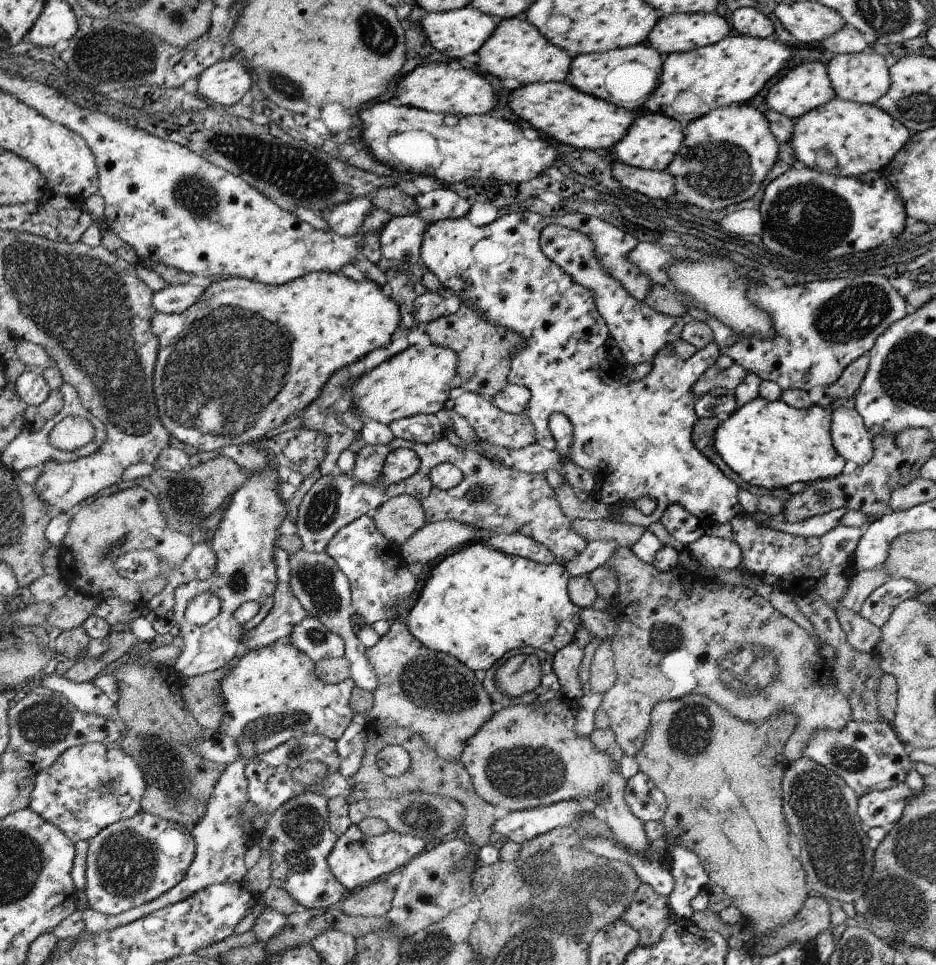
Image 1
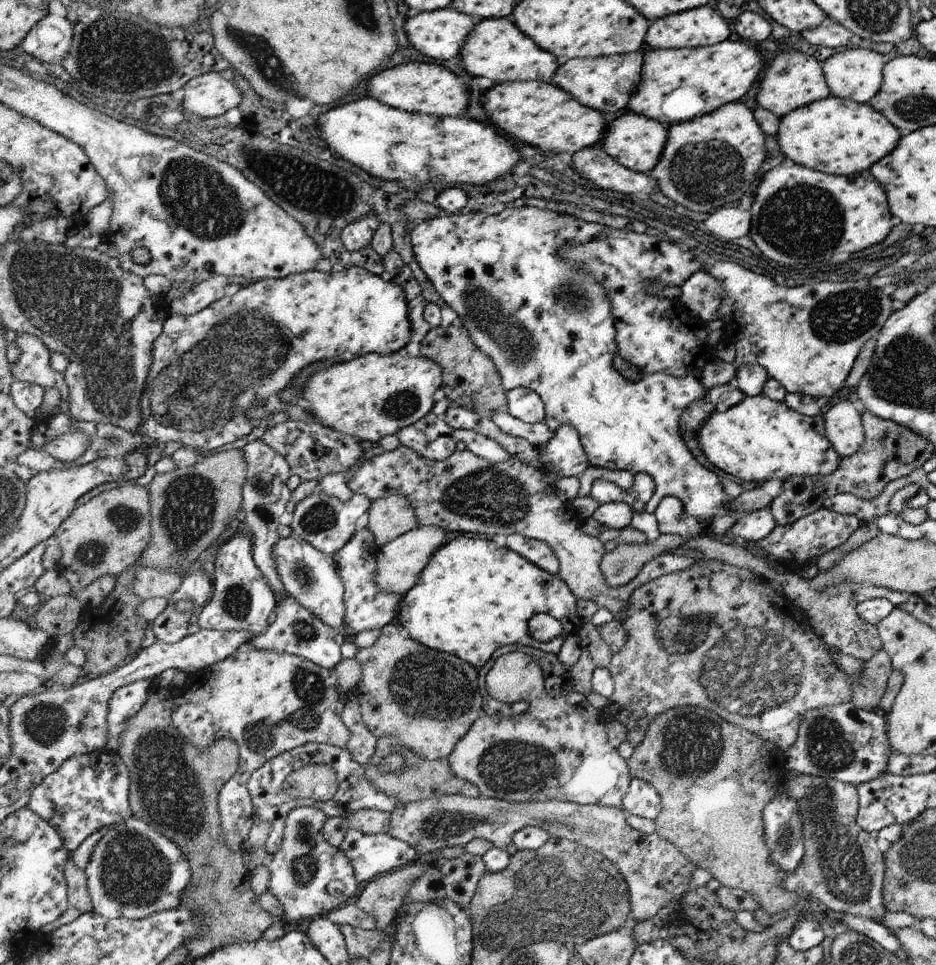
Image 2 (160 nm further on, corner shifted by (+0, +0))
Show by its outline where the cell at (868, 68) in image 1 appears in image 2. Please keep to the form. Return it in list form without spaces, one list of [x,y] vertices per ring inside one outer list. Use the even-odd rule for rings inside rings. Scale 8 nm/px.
[[[871,49],[835,50],[824,61],[823,73],[827,75],[827,85],[832,95],[850,99],[857,103],[868,103],[883,85],[884,60],[880,53]]]

